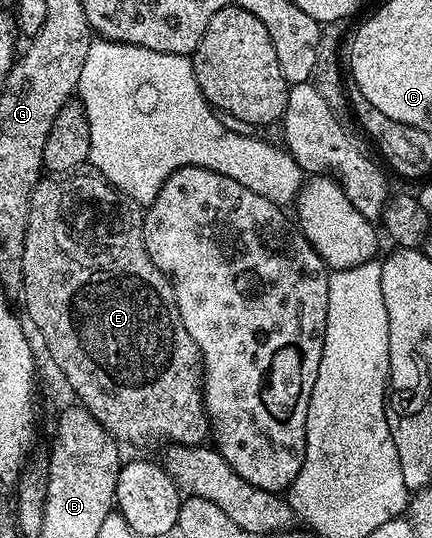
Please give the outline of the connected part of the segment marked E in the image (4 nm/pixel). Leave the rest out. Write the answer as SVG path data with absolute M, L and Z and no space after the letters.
M73 172L68 176L42 177L33 190L23 248L25 310L29 313L34 328L41 333L46 348L49 349L48 361L54 362L60 368L64 385L69 385L77 393L76 401L89 410L97 422L103 424L108 434L112 434L122 443L134 442L137 446L145 446L156 438L166 438L166 443L169 444L200 447L204 443L201 441L209 434L209 418L205 415L207 405L202 398L202 355L195 339L189 335L189 326L187 321L185 322L186 315L181 312L176 302L176 292L169 281L169 276L155 266L147 254L147 248L144 247L144 236L141 231L142 207L132 202L130 198L126 198L105 178L93 172L81 173L85 172Z

